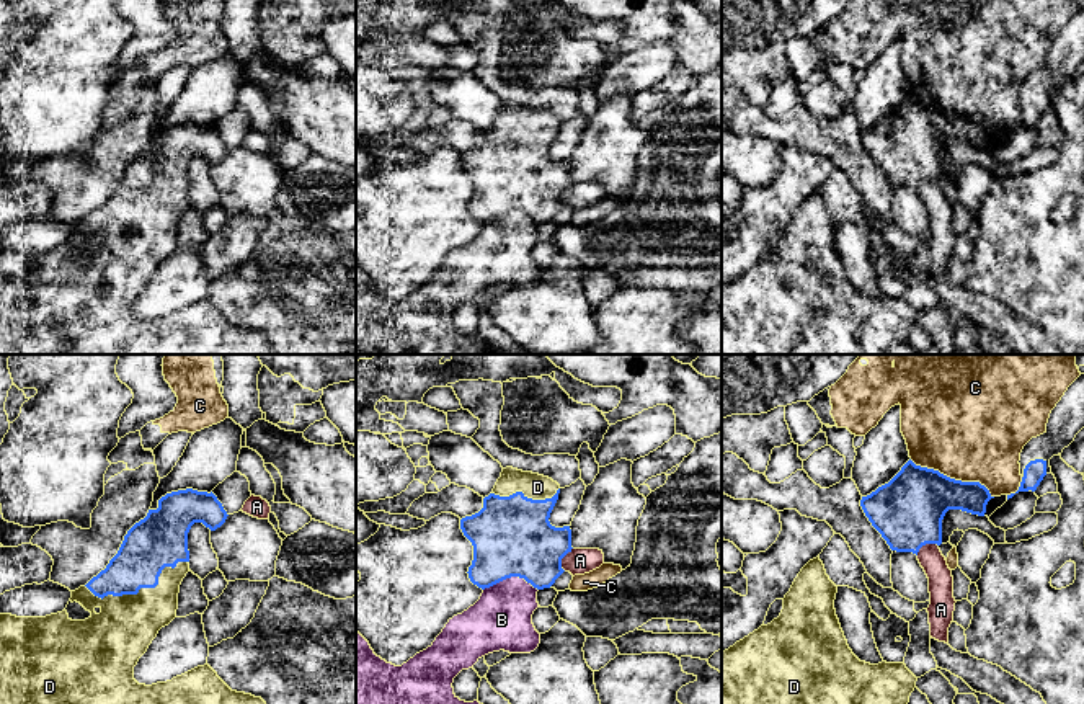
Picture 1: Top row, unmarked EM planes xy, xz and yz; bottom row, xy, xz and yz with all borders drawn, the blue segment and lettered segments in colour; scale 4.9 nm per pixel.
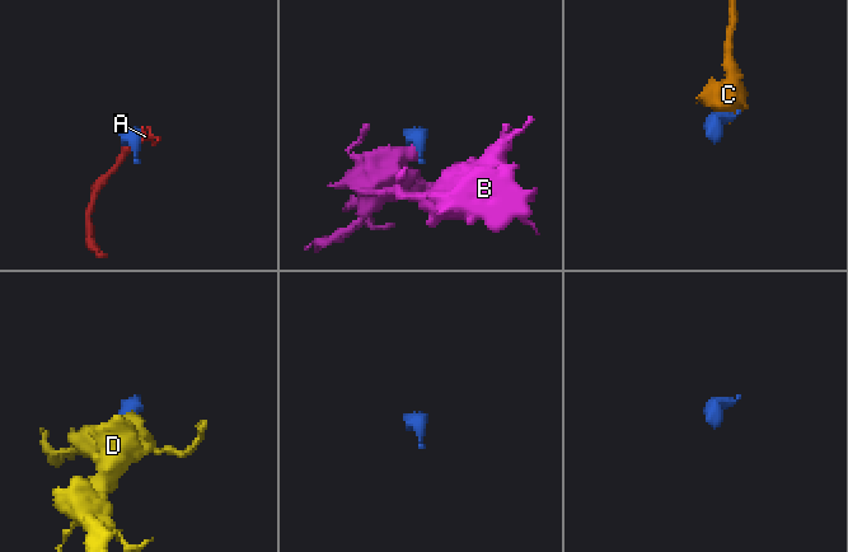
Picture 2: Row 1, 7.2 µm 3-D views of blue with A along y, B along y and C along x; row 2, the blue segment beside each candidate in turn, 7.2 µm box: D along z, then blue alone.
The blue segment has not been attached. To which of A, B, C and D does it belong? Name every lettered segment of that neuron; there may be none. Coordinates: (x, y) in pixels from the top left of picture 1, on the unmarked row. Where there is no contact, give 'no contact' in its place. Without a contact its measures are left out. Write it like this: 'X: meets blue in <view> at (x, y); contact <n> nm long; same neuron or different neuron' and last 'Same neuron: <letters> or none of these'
A: meets blue in xz at (562, 191); contact 130 nm long; different neuron
B: meets blue in xz at (510, 211); contact 280 nm long; different neuron
C: meets blue in yz at (952, 113); contact 460 nm long; different neuron
D: meets blue in xy at (139, 222); contact 500 nm long; same neuron
Same neuron: D

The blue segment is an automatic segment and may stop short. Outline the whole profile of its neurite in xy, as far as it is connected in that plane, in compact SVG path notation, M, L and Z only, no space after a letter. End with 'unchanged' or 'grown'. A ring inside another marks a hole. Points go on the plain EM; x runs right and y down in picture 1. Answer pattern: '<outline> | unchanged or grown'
M193 123L167 127L157 144L136 157L104 204L85 221L72 225L91 250L72 255L67 245L46 252L0 248L0 354L276 354L266 336L251 328L232 325L209 301L198 301L167 317L152 320L134 314L134 301L158 265L176 252L180 219L189 206L188 167L194 157L211 165L220 162L227 145L211 126Z | grown

